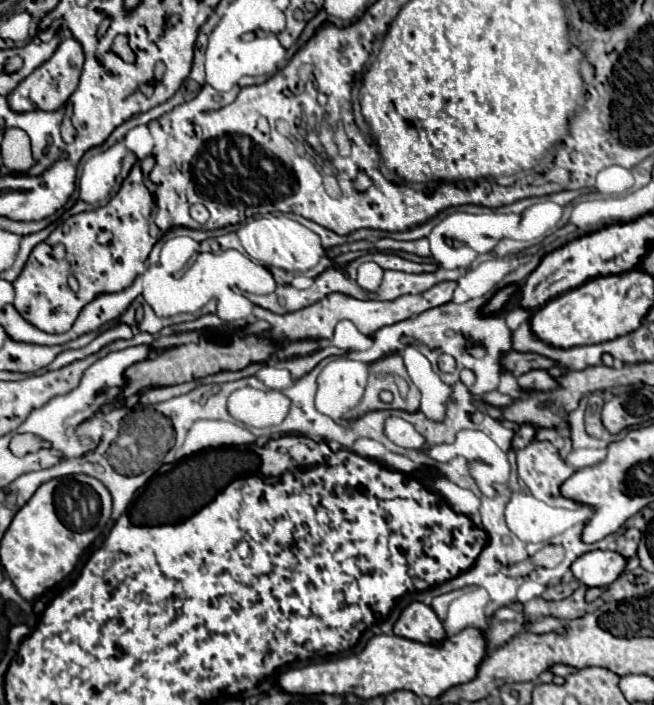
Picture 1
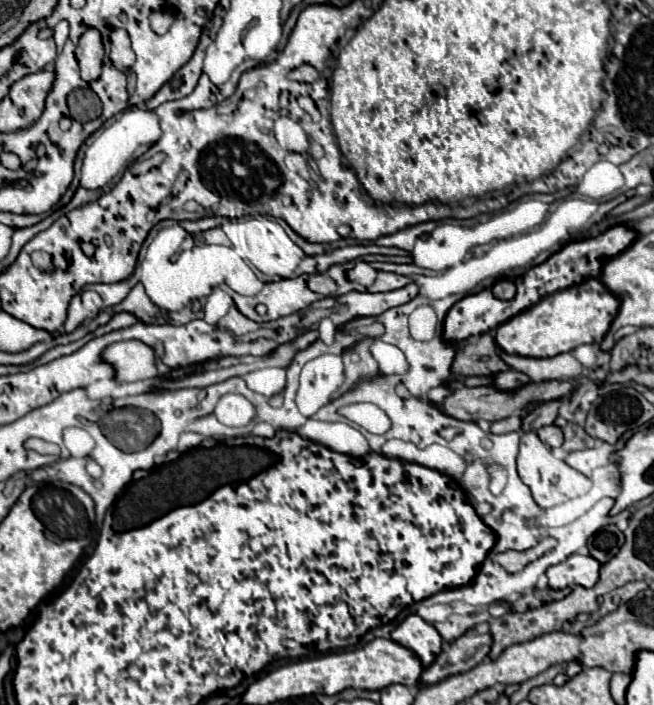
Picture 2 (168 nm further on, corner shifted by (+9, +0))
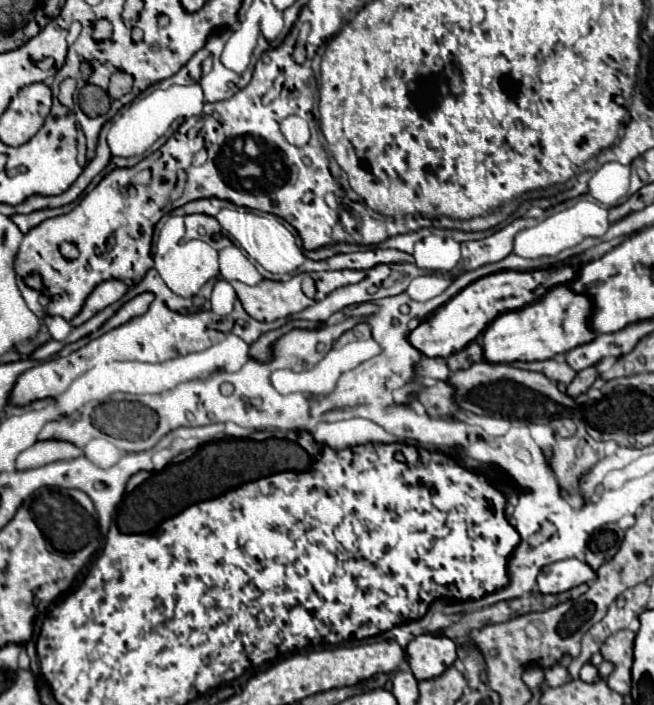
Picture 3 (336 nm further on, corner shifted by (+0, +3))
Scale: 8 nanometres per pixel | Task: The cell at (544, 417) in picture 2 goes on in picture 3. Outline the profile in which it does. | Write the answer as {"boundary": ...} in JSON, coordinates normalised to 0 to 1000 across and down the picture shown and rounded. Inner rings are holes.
{"boundary":[[[901,519],[901,522],[894,522],[894,525],[888,525],[882,533],[879,533],[879,539],[867,548],[867,559],[873,562],[873,565],[879,565],[879,562],[885,562],[885,559],[891,559],[891,556],[898,556],[901,553],[901,548],[910,542],[910,536],[913,536],[913,519]]]}

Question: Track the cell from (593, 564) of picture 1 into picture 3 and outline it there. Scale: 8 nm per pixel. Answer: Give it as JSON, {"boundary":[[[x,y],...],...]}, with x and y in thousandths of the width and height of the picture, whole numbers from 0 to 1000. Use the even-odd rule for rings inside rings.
{"boundary":[[[870,791],[830,806],[821,817],[821,831],[827,843],[858,843],[891,826],[904,826],[910,817],[913,814],[894,797]]]}

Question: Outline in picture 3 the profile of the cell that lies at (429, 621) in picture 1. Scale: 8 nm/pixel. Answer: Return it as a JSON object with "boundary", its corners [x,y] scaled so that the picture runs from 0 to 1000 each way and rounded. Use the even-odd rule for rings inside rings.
{"boundary":[[[644,899],[622,916],[622,930],[631,959],[638,965],[659,965],[699,936],[699,916],[690,905]]]}

